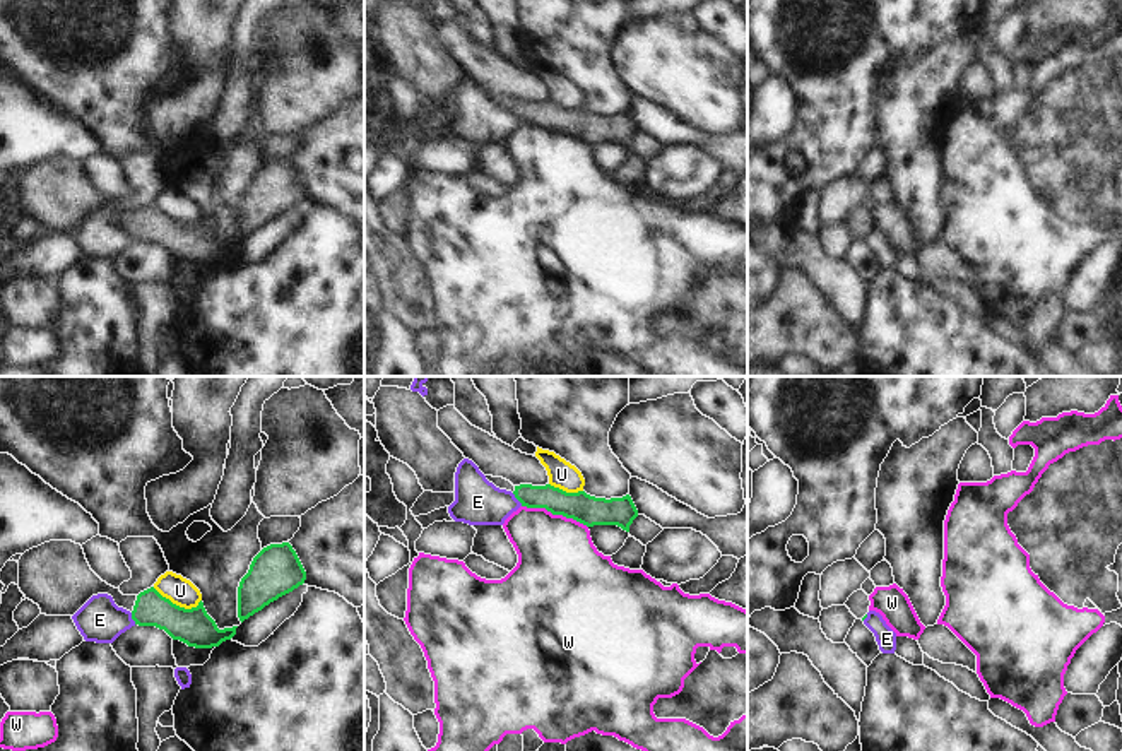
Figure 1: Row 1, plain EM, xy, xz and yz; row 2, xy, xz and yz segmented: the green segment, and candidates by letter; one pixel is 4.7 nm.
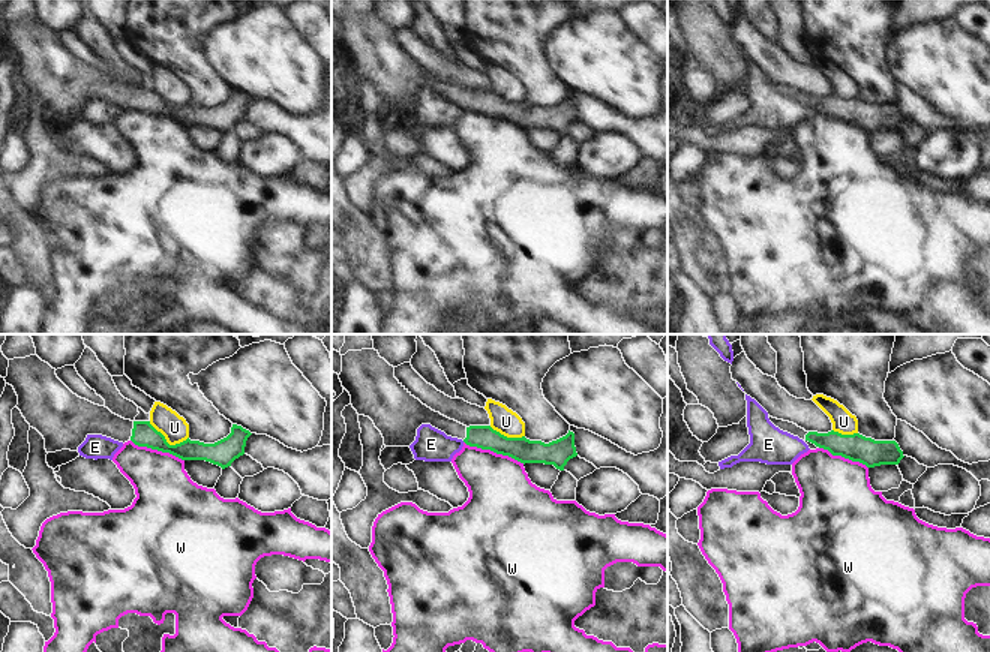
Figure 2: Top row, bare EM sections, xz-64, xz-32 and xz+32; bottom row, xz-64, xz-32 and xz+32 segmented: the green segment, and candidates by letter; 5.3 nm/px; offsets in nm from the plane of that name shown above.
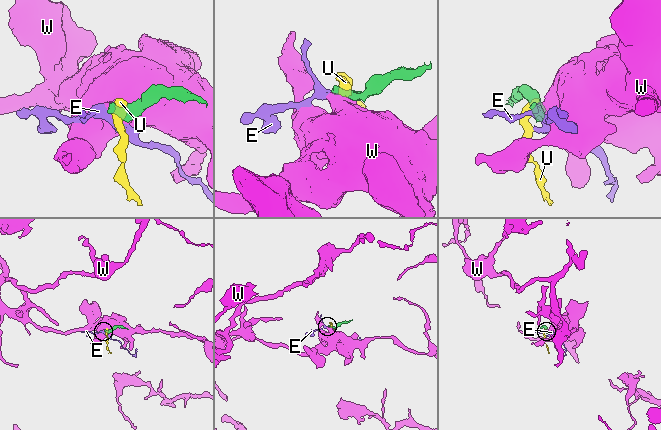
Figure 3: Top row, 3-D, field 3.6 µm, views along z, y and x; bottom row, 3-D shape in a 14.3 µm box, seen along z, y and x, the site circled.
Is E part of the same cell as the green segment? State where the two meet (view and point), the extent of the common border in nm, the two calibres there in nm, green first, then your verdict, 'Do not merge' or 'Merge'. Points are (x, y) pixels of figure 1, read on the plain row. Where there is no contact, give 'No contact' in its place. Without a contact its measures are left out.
Touches green at xz (517, 115). Shared border 80 nm. Thickness 120 nm (green) against 220 nm. Do not merge.

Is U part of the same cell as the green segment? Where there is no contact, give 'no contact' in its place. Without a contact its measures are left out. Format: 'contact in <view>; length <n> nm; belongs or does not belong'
contact in xy; length 240 nm; does not belong

